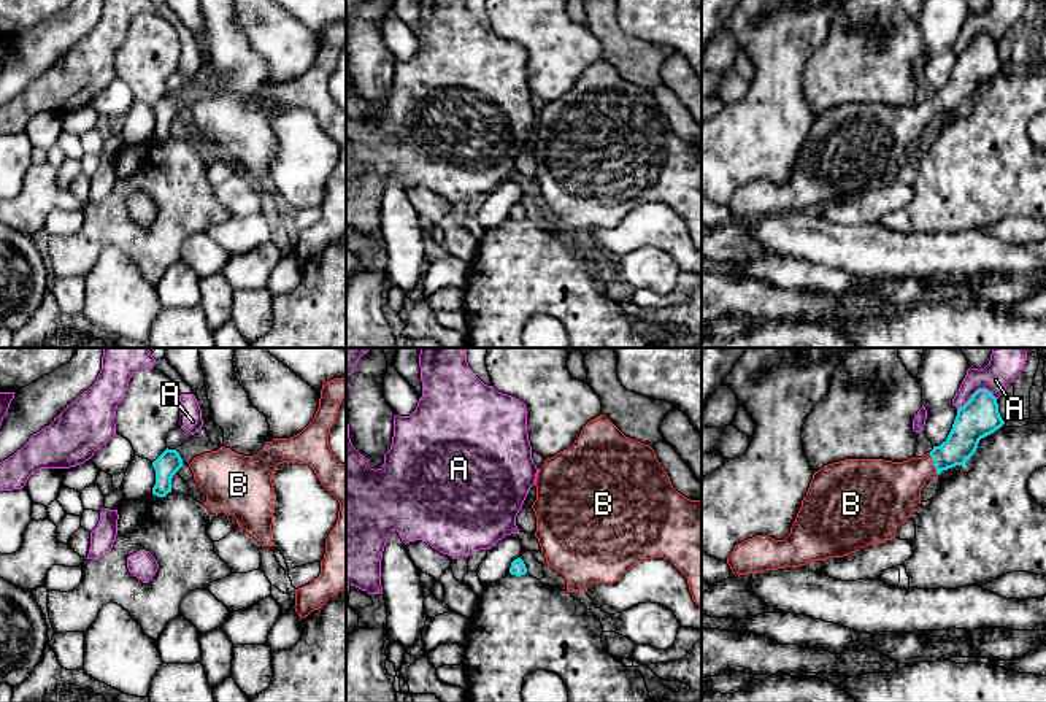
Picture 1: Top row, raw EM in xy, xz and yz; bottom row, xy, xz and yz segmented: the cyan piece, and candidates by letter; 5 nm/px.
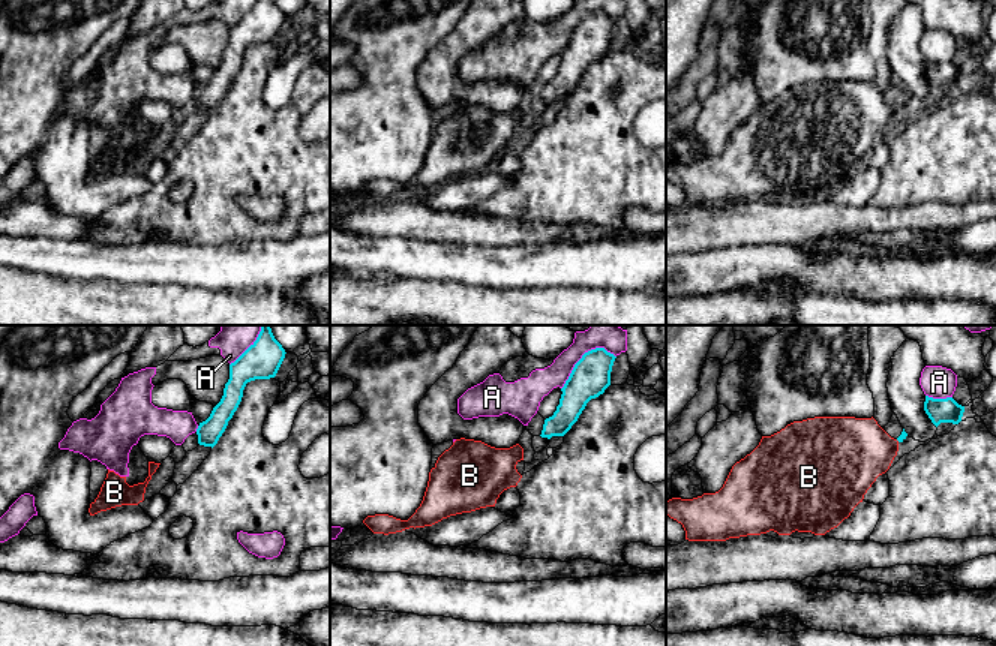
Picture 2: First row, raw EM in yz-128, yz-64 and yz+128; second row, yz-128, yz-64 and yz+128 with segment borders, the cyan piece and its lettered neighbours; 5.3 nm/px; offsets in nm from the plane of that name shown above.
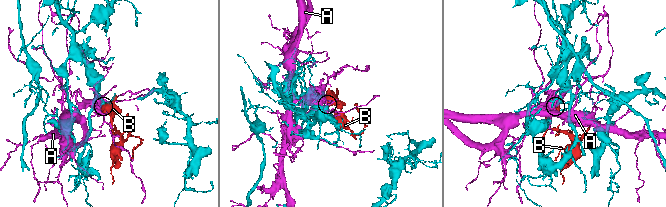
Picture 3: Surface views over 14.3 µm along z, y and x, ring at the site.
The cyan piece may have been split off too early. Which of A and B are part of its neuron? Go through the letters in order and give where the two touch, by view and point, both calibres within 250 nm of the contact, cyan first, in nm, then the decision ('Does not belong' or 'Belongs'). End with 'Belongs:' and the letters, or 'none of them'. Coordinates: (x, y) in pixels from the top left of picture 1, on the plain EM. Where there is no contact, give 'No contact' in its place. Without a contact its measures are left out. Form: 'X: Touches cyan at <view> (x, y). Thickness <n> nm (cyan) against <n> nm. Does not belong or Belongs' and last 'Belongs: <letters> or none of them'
A: Touches cyan at yz (976, 35). Thickness 200 nm (cyan) against 150 nm. Does not belong
B: Touches cyan at yz (934, 108). Thickness 160 nm (cyan) against 280 nm. Belongs
Belongs: B

